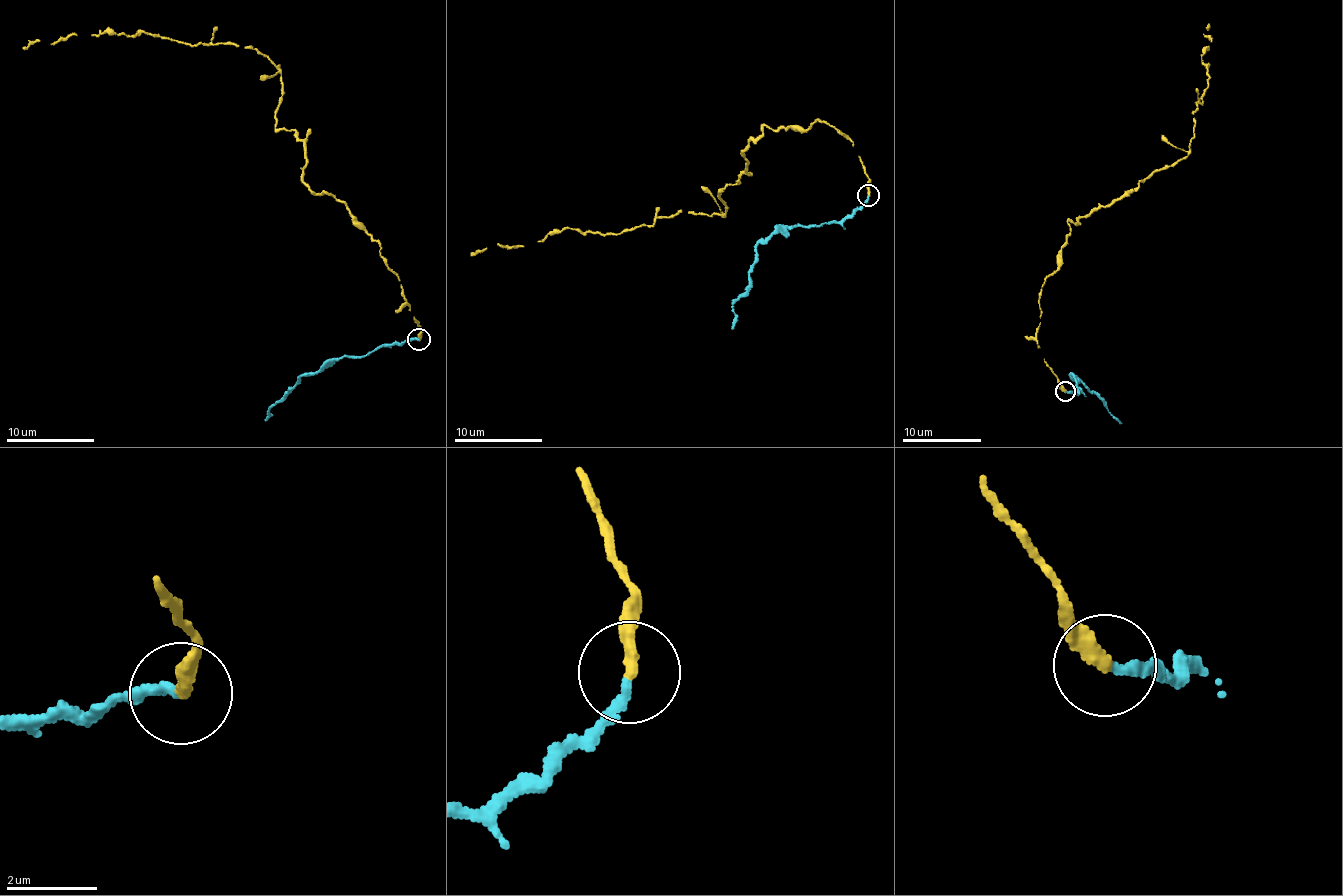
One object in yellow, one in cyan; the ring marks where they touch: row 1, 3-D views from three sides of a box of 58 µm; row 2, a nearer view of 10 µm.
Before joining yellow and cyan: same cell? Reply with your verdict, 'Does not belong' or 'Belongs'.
Belongs

